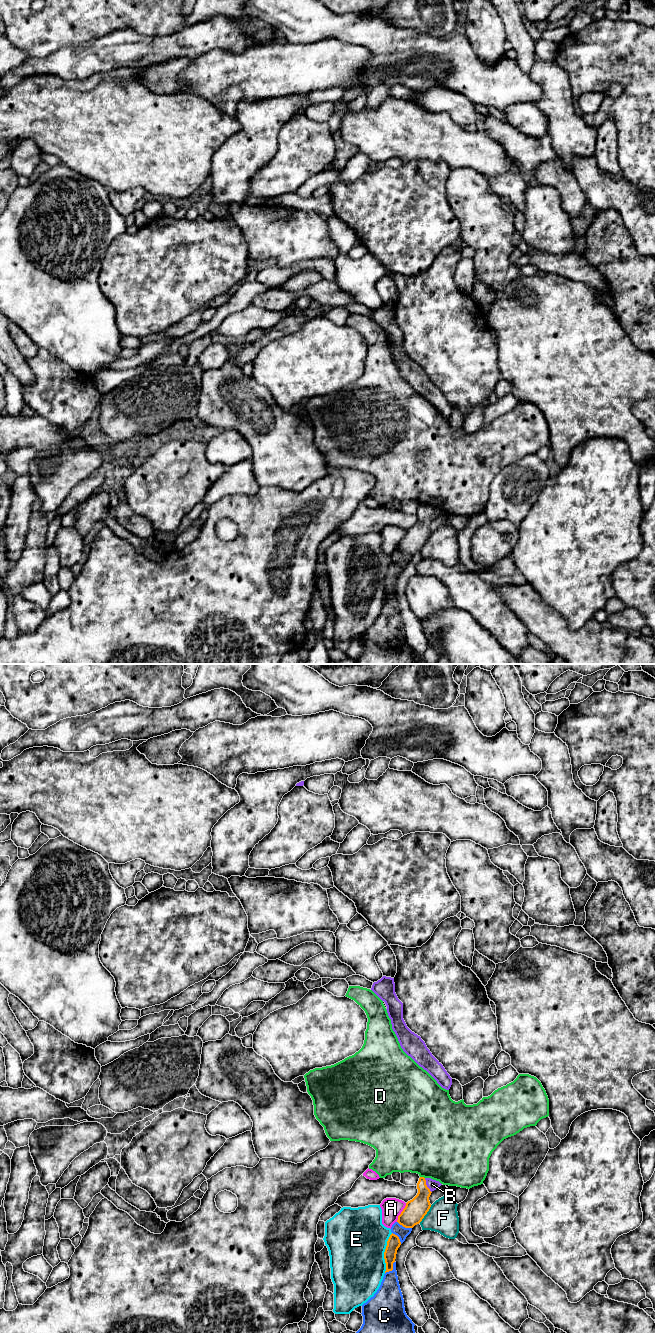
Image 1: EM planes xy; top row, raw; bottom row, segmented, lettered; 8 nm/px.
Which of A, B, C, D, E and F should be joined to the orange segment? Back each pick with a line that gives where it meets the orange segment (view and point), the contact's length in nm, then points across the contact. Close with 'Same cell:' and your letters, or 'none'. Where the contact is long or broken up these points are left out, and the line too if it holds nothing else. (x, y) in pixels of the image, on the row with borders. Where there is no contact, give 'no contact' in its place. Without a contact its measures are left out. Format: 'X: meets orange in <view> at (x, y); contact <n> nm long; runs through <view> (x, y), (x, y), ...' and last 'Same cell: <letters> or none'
B: meets orange in xy at (426, 1185); contact 130 nm long; runs through xy (415, 1210), (420, 1204), (426, 1185), (432, 1184)
Same cell: B

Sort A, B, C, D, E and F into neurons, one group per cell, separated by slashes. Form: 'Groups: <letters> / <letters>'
Groups: A / B / C / D / E / F

